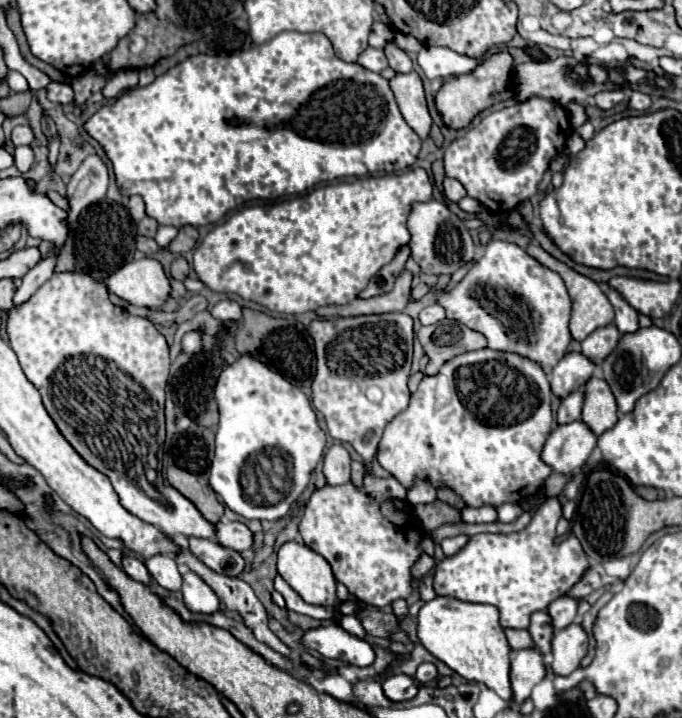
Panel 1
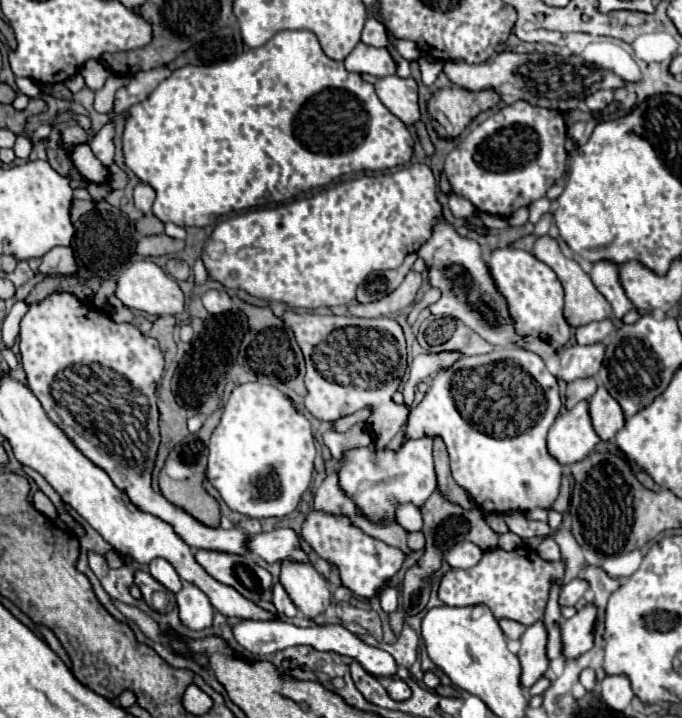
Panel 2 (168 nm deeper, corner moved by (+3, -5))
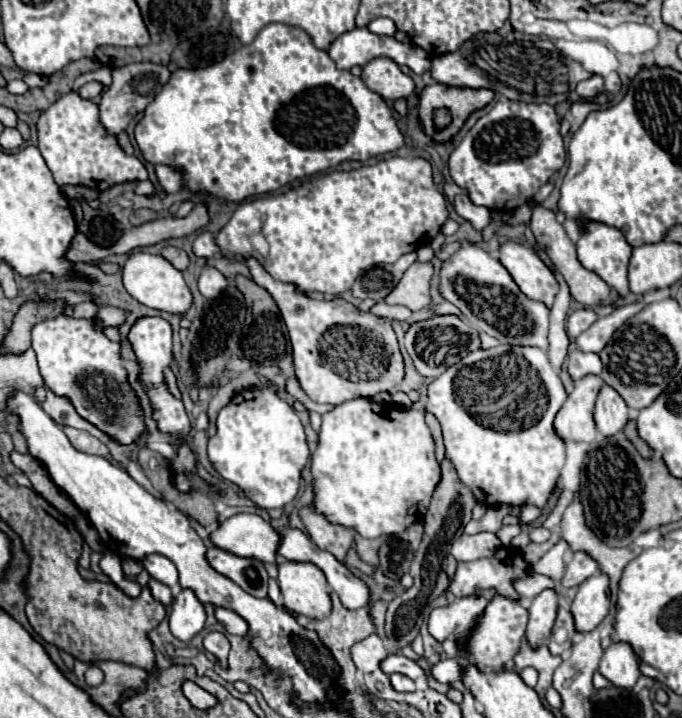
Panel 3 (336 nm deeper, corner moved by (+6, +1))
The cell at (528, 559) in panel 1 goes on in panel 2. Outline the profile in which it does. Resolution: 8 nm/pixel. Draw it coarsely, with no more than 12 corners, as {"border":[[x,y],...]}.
{"border":[[517,547],[449,569],[445,605],[487,605],[525,627],[543,617],[565,561]]}

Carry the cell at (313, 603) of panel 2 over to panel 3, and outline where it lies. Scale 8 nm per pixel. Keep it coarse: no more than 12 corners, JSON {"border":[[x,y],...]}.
{"border":[[280,561],[284,607],[324,619],[332,609],[324,573]]}

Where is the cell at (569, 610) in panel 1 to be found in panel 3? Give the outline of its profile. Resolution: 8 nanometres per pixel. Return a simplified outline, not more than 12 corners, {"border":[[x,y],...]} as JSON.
{"border":[[576,551],[562,577],[564,587],[580,585],[598,571],[586,551]]}

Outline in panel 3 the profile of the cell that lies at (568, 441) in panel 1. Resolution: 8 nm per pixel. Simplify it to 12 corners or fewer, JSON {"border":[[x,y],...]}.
{"border":[[582,377],[554,419],[558,437],[594,441],[604,381]]}

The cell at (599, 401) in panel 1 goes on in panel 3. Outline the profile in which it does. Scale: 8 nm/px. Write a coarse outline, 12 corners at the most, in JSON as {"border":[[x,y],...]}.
{"border":[[610,385],[600,389],[594,421],[606,437],[628,423],[628,407]]}

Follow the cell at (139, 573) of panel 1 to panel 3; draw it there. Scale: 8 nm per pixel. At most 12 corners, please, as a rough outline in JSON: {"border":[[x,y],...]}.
{"border":[[150,579],[148,587],[162,605],[172,605],[170,587]]}

